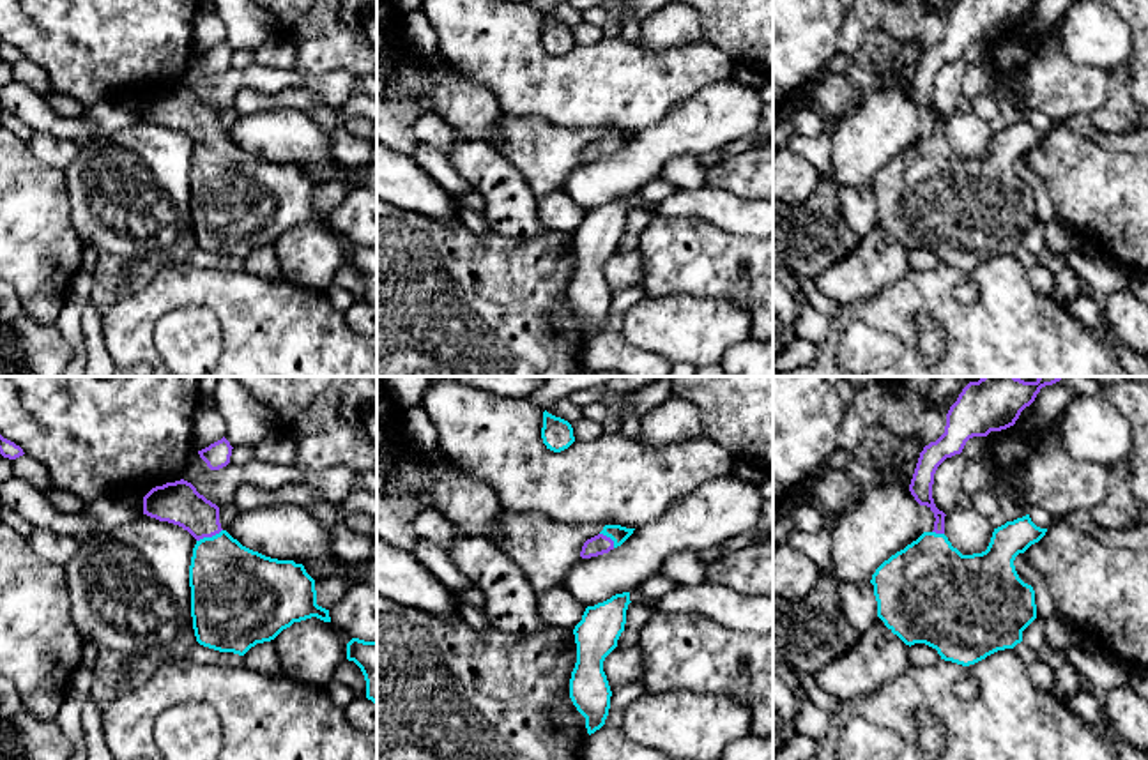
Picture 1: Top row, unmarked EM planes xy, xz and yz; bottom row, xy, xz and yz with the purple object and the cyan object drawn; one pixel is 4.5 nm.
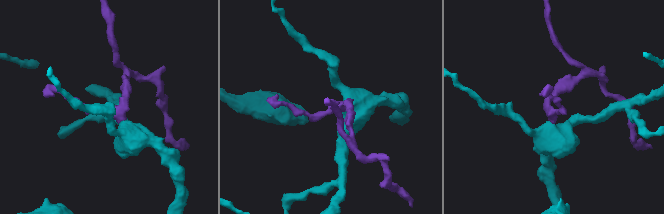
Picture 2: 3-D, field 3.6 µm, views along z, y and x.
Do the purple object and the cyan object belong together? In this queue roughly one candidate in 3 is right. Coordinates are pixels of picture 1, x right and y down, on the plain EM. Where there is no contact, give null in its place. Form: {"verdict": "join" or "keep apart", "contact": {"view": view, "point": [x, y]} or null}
{"verdict": "join", "contact": {"view": "xy", "point": [209, 140]}}

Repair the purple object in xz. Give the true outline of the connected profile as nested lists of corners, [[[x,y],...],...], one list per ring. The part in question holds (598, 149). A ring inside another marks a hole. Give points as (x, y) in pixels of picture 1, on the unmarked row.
[[[605,129],[598,140],[584,147],[580,161],[591,163],[608,157],[610,154],[621,150],[633,138],[633,134],[635,133],[626,133],[621,129]]]

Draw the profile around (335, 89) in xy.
[[[193,55],[182,83],[191,87],[200,99],[219,113],[233,106],[241,88],[249,88],[264,95],[276,95],[285,88],[306,88],[334,111],[340,111],[354,95],[356,74],[347,71],[329,71],[320,76],[304,76],[295,69],[276,69],[258,62],[244,69],[228,67],[219,74],[210,74]]]

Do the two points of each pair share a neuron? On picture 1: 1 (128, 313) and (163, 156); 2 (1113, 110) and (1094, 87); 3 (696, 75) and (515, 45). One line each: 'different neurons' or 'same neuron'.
1: different neurons
2: different neurons
3: same neuron

